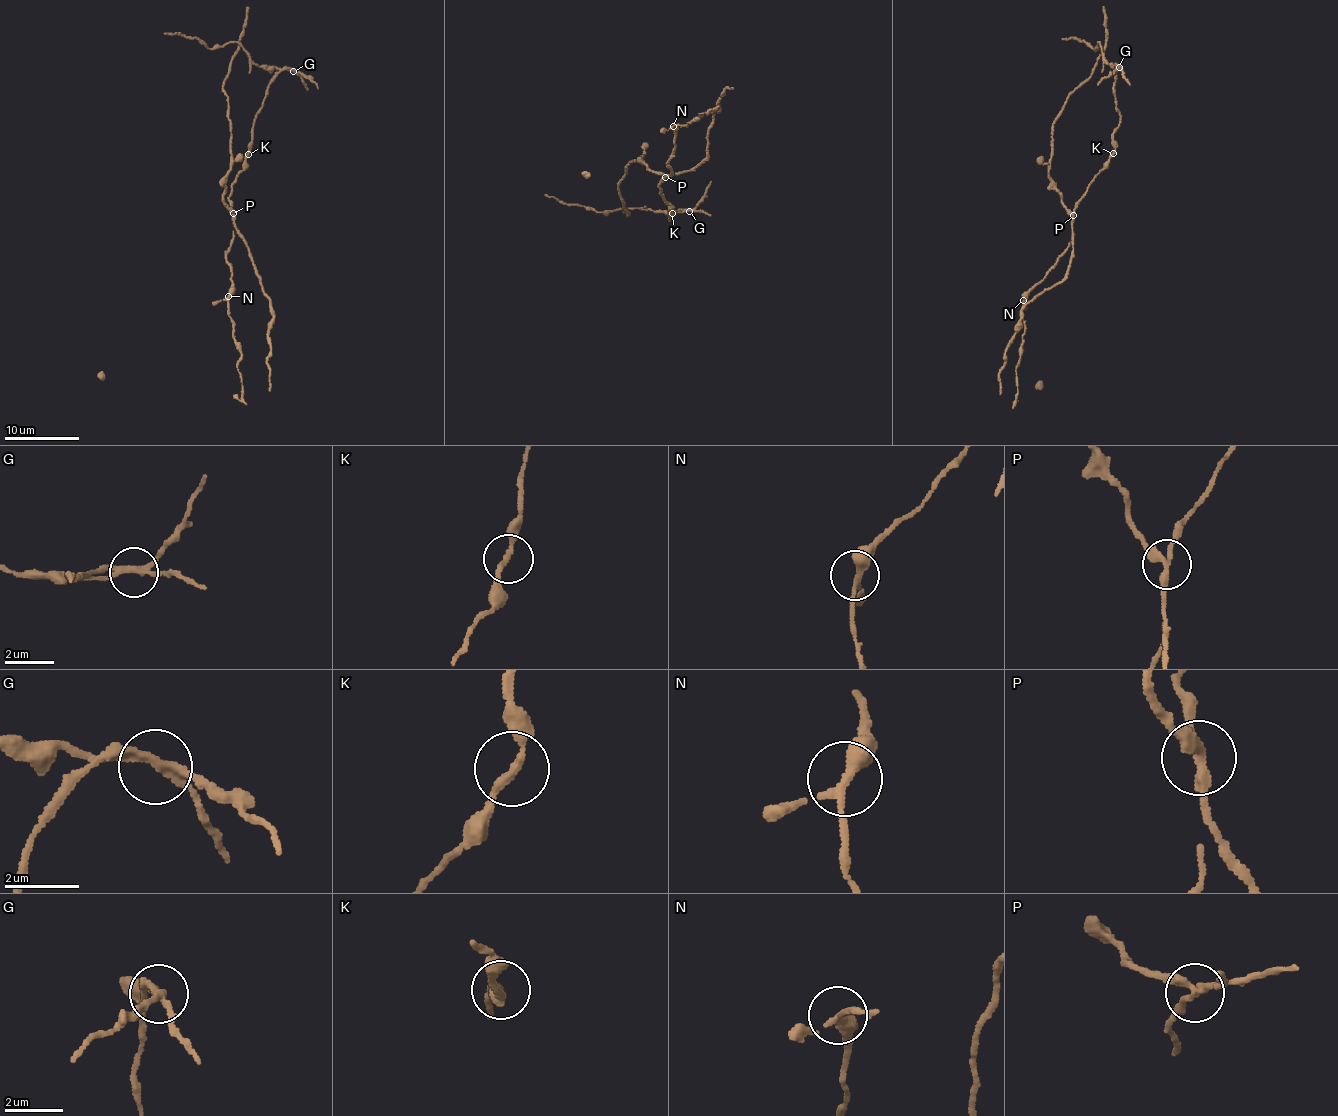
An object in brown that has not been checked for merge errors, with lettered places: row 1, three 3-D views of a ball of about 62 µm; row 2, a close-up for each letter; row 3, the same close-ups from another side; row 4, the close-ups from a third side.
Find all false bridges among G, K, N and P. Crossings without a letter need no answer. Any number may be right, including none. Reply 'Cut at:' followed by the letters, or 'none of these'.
Cut at: G, P

